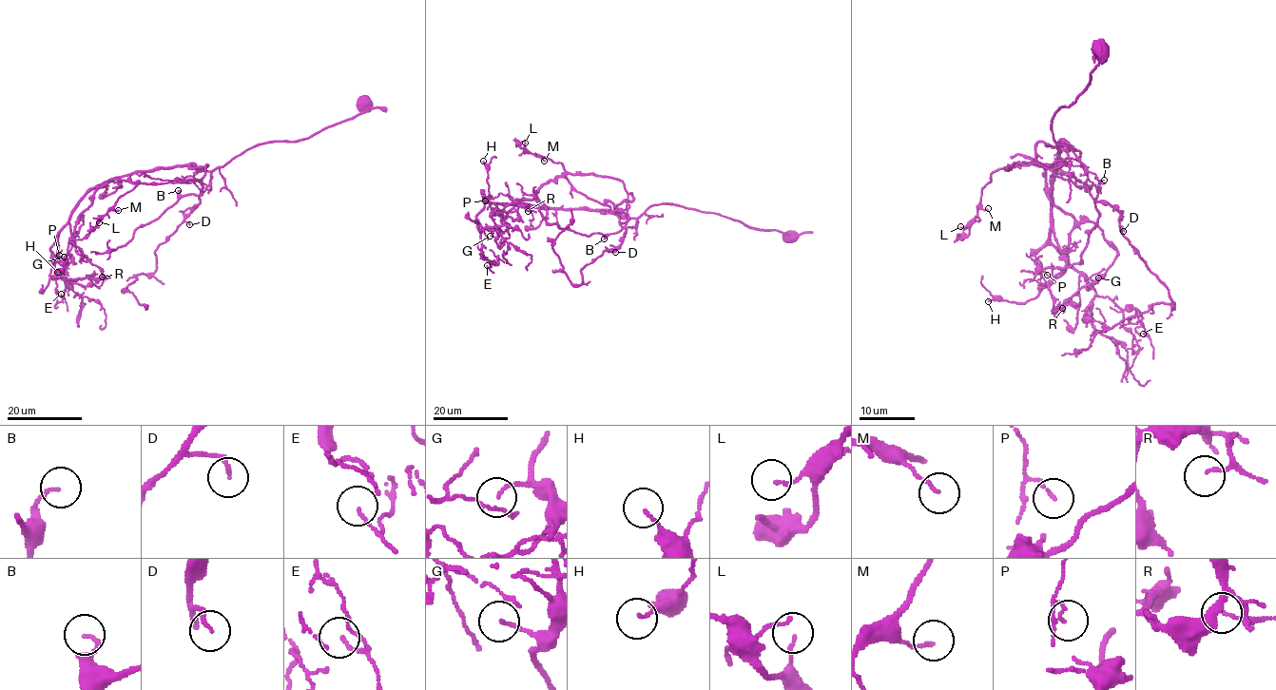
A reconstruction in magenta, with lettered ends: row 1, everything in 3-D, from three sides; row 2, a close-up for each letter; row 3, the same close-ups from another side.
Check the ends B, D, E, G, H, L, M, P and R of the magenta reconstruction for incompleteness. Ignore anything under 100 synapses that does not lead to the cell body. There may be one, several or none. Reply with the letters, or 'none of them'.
H

